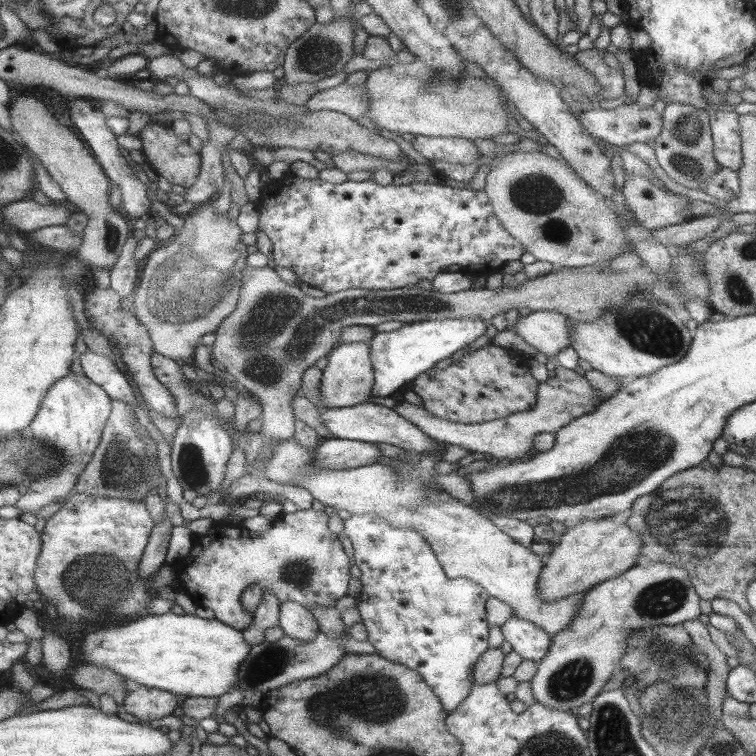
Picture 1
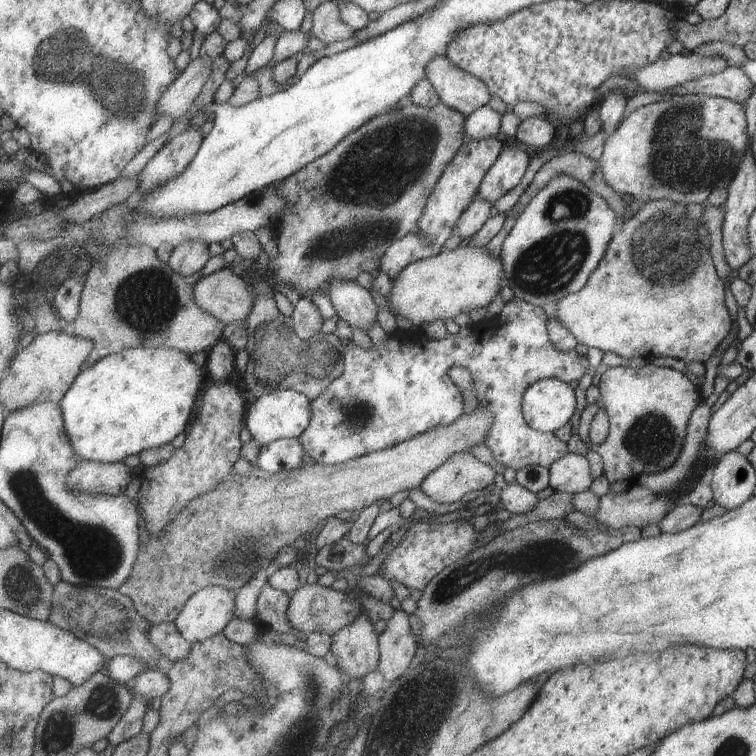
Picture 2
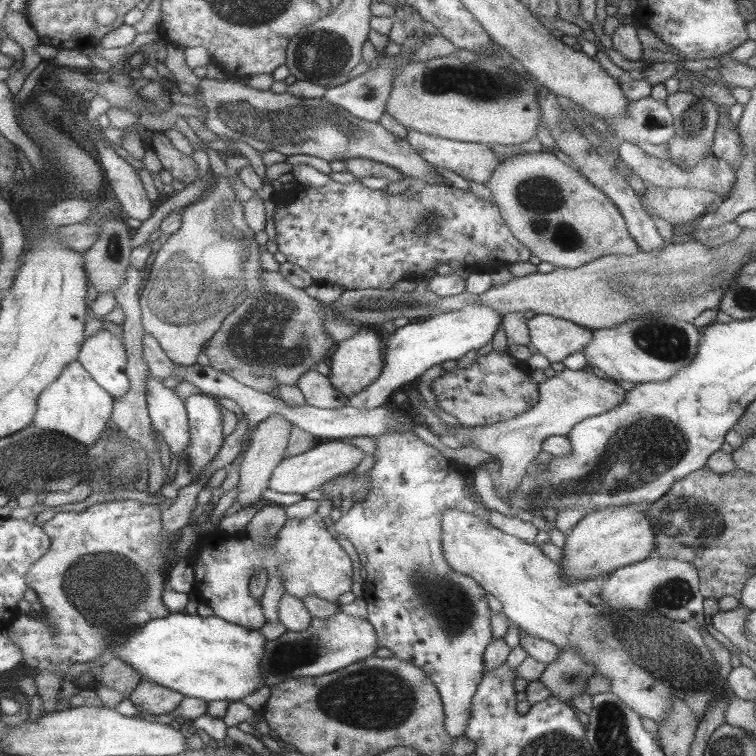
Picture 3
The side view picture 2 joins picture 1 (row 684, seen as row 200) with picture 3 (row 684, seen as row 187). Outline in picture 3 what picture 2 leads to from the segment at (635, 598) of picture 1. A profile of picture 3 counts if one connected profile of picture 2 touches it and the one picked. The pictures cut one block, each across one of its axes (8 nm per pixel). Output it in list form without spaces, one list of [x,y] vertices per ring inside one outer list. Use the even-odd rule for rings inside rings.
[[[567,646],[567,648],[559,648],[555,662],[549,662],[537,680],[541,681],[542,686],[549,691],[549,696],[571,704],[570,702],[572,702],[575,696],[587,692],[587,679],[591,675],[595,675],[595,673],[597,672],[595,672],[593,664],[583,662],[581,654],[577,650],[573,650],[573,648]]]

